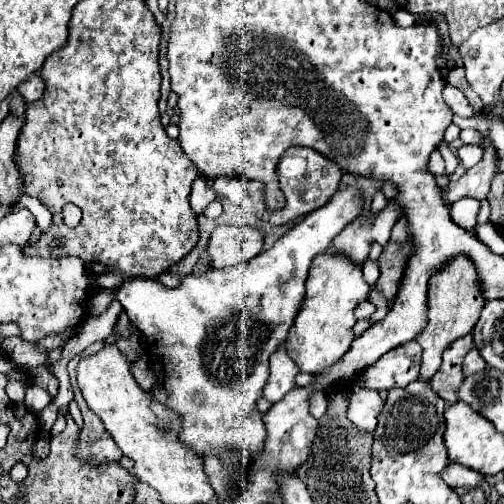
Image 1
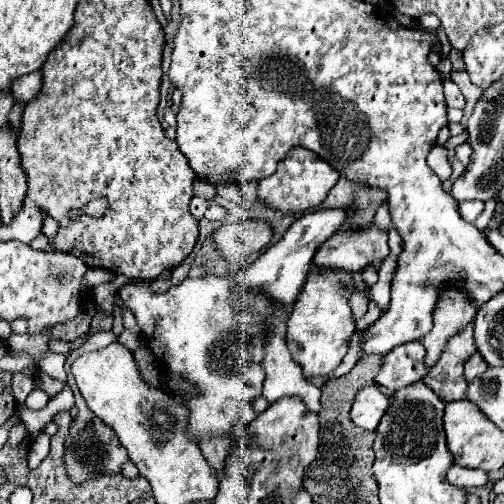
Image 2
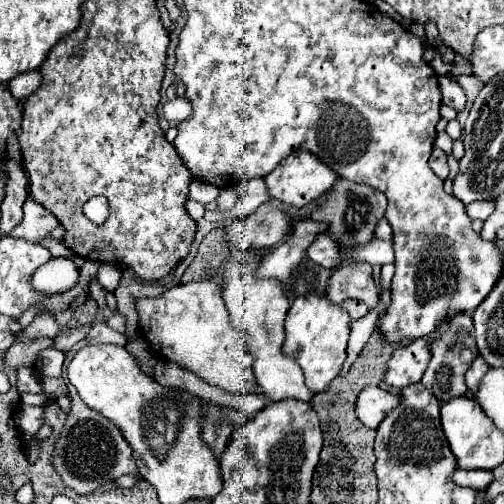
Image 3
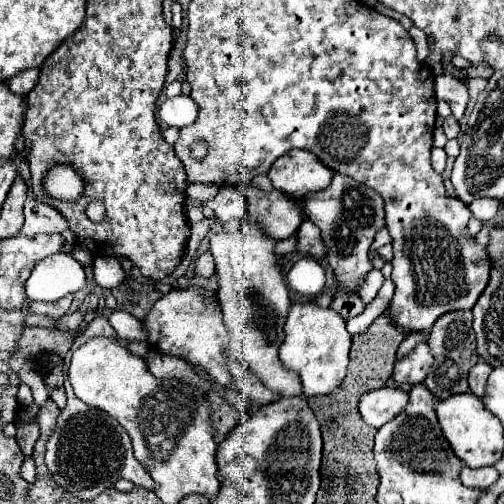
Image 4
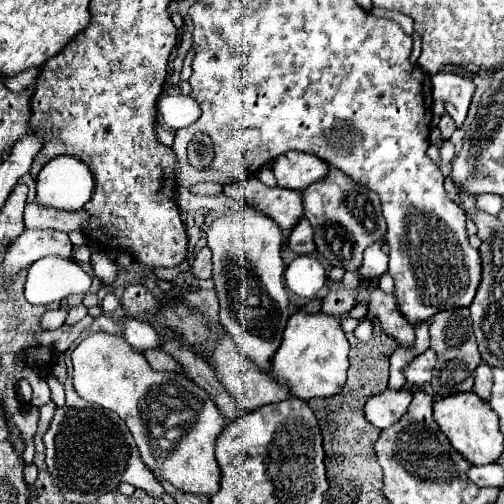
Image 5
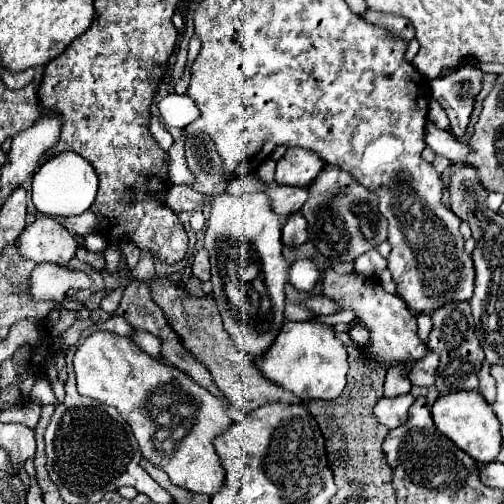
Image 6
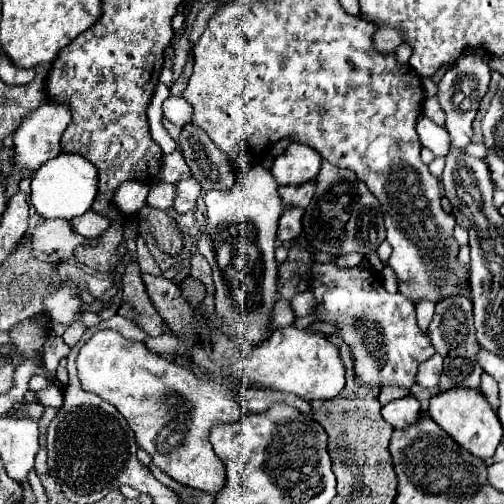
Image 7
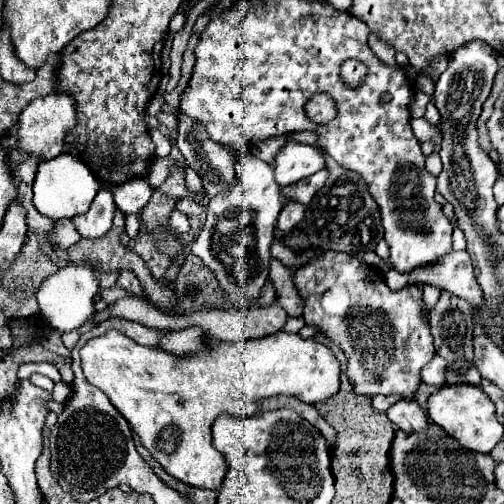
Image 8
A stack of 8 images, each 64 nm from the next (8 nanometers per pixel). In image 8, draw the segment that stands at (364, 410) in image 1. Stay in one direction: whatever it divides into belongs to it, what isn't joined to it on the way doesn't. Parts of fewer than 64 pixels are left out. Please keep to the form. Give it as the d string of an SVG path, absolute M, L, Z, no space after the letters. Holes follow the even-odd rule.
M398 400L386 410L386 416L404 432L420 432L428 426L428 418L416 400Z

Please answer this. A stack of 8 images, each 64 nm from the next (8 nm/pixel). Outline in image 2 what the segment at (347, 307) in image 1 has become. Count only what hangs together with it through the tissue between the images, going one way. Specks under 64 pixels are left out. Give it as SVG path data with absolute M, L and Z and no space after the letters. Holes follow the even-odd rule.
M322 268L310 274L304 290L288 316L286 344L294 356L300 356L300 366L306 376L330 374L346 356L350 338L354 334L354 316L350 310L350 296L356 292L352 272Z

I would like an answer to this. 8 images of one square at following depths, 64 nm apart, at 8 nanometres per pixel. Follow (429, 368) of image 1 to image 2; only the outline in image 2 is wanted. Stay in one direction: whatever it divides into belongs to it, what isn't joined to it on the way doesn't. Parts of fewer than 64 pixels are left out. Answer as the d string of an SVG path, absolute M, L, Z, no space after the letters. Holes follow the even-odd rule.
M444 288L444 292L440 292L440 300L436 302L432 316L434 326L428 336L420 340L426 348L424 362L428 368L432 368L432 364L436 364L436 360L440 358L446 340L474 322L476 312L478 306L474 306L472 300L468 300L468 296L460 292L460 288Z

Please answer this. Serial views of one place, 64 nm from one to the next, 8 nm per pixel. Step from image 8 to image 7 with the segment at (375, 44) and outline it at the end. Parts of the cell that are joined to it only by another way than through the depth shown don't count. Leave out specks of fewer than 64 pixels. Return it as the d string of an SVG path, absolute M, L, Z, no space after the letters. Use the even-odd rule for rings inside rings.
M380 26L374 36L376 48L384 50L384 52L394 52L402 42L404 42L404 32L400 28L392 28L392 26Z

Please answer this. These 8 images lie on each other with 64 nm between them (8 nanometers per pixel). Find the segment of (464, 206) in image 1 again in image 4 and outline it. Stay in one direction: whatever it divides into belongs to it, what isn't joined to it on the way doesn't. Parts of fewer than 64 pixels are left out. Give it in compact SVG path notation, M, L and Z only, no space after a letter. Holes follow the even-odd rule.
M478 198L468 208L470 208L470 212L472 212L474 218L486 222L486 220L490 220L498 212L498 204L500 202L494 200L494 198Z

